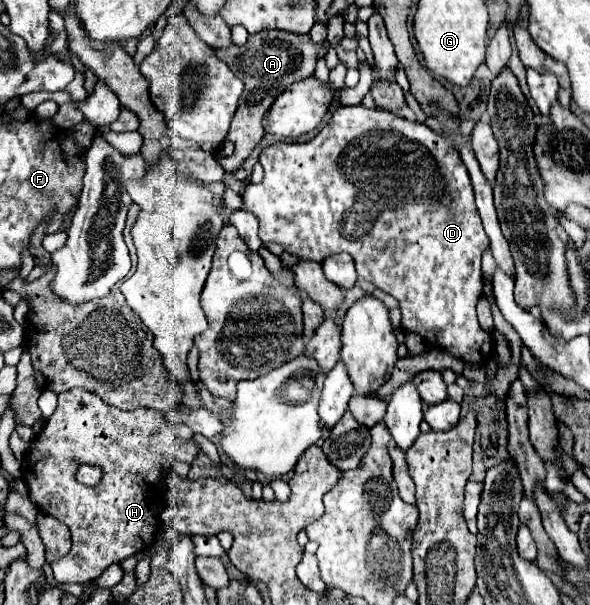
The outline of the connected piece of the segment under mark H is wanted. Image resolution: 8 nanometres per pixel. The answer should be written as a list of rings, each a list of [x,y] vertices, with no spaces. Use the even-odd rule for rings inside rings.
[[[68,389],[58,395],[58,409],[44,423],[42,431],[30,443],[30,453],[22,461],[22,477],[30,491],[30,501],[46,515],[62,521],[72,533],[72,549],[66,557],[52,563],[54,579],[58,583],[86,583],[96,579],[112,563],[120,563],[126,557],[132,557],[154,543],[156,529],[160,525],[160,497],[154,495],[154,489],[160,481],[160,475],[166,473],[168,457],[192,463],[200,447],[194,439],[180,441],[174,433],[174,427],[164,425],[162,413],[148,407],[138,407],[132,411],[122,411],[100,401],[100,397],[88,393],[86,389]],[[78,463],[102,467],[102,481],[94,487],[82,485],[76,481]]]

